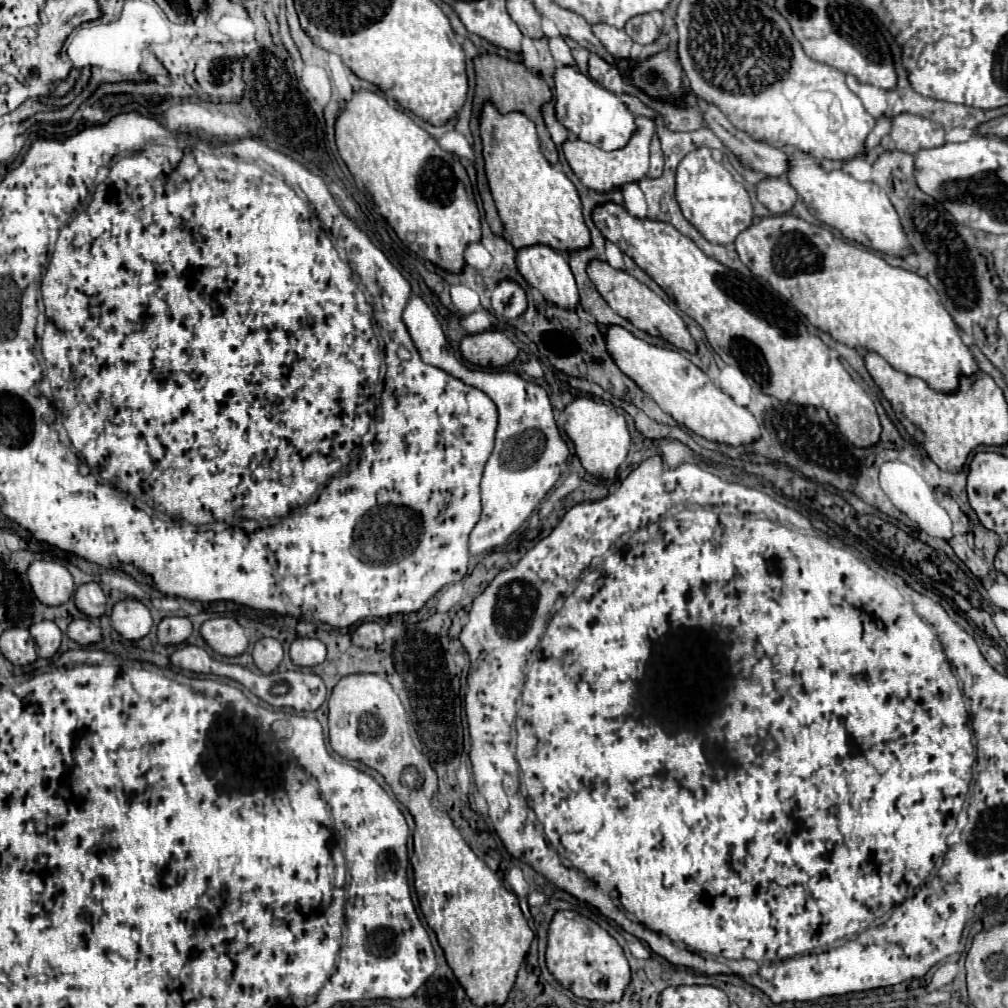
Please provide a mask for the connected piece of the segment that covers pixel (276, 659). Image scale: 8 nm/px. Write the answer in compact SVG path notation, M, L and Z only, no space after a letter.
M264 637L260 639L256 645L254 645L254 651L252 651L252 657L254 657L254 663L256 667L262 671L262 673L272 673L278 669L280 661L282 661L282 645L272 639L272 637Z

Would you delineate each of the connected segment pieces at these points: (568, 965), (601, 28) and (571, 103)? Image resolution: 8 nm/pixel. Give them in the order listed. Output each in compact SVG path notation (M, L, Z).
M558 911L554 915L548 929L546 965L564 989L590 1001L620 1001L630 985L630 967L618 941L598 923L576 911Z
M602 23L592 25L592 31L616 59L628 59L628 53L630 53L630 47L634 41L626 35L626 31L620 31L616 27L602 25Z
M574 67L556 69L554 81L556 81L556 117L568 129L570 136L574 136L567 141L580 139L600 147L602 151L616 151L626 147L630 135L634 135L636 131L636 123L630 109L614 93L594 83L590 77L582 75Z

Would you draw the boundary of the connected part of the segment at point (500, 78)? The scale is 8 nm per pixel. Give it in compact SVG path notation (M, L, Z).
M478 55L476 61L476 95L474 95L474 105L480 109L484 103L492 103L500 113L524 113L530 121L534 121L536 129L538 129L538 137L540 137L540 145L542 145L542 153L544 157L554 165L558 163L558 149L554 145L554 141L550 139L550 133L544 125L542 119L542 105L548 103L552 99L552 91L546 85L544 79L540 79L540 75L532 75L524 63L514 63L514 61L506 61L498 55Z

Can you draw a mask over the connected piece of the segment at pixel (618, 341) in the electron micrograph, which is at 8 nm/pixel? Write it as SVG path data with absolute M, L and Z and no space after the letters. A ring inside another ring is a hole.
M622 327L608 329L606 347L620 371L626 373L646 395L650 395L658 403L658 407L668 413L678 425L688 427L708 441L726 443L730 447L748 445L760 439L760 425L754 415L736 405L732 397L722 393L702 369L698 369L677 349L648 345Z

